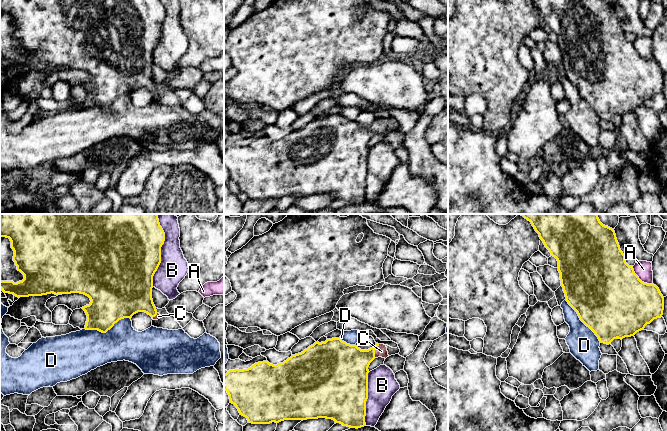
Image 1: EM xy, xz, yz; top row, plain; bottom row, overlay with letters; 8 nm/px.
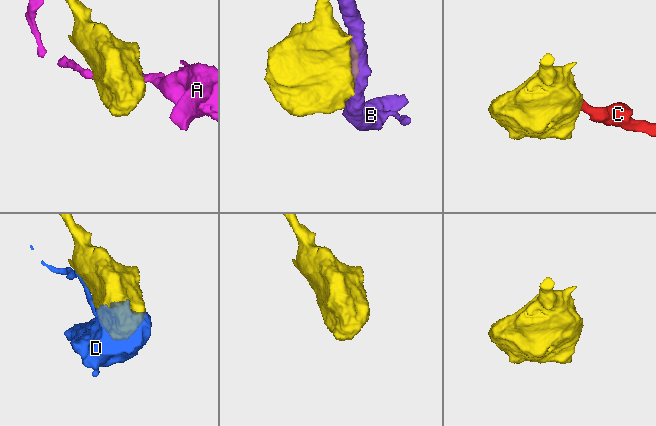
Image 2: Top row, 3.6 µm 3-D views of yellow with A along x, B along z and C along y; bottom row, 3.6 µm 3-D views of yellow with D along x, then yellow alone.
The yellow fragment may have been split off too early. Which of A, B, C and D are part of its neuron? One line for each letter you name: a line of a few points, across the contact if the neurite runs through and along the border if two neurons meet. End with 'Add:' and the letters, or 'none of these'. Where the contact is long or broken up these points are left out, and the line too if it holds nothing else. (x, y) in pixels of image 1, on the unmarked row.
C: line xz (347, 141), (374, 127), (381, 127)
Add: C

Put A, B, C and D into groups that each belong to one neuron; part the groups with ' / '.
A / B / C / D

